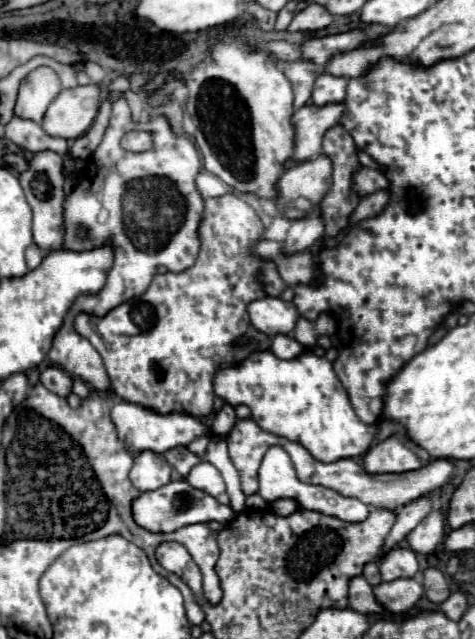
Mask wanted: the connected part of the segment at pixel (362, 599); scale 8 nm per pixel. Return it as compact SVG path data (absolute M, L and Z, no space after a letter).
M355 576L349 582L349 606L355 612L361 614L377 614L377 616L385 616L389 620L393 620L393 614L389 614L377 600L373 594L373 588L369 586L369 582L363 576Z

